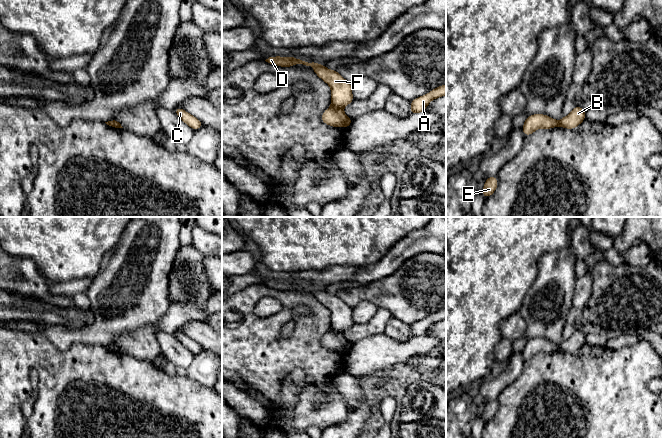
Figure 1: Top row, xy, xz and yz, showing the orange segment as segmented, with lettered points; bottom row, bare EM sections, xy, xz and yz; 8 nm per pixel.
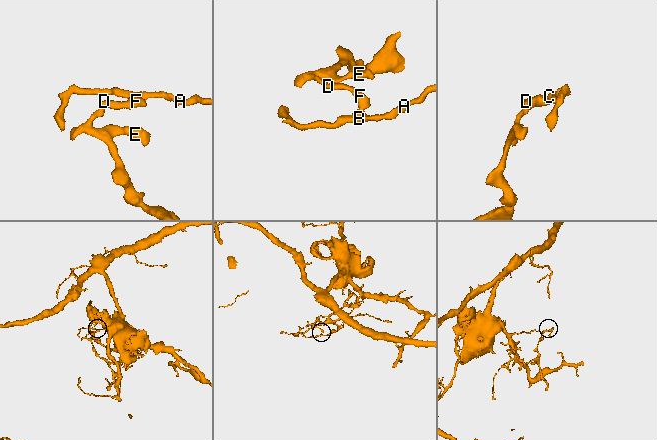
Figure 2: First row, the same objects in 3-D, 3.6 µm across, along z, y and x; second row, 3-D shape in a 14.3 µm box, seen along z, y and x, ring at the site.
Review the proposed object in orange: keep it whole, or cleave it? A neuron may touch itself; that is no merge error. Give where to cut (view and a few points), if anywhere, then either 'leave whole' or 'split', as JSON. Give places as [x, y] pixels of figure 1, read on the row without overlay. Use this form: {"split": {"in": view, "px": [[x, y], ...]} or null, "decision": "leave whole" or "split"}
{"split": {"in": "xz", "px": [[332, 329], [341, 333]]}, "decision": "split"}

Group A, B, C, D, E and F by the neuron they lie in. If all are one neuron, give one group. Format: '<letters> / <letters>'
A B C / D E F

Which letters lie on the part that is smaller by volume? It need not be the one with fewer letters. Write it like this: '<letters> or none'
D, E, F

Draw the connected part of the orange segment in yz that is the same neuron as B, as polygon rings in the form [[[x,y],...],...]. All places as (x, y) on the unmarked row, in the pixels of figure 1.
[[[576,329],[569,339],[562,341],[559,350],[565,353],[575,353],[586,343],[585,337],[586,335],[583,332]]]

